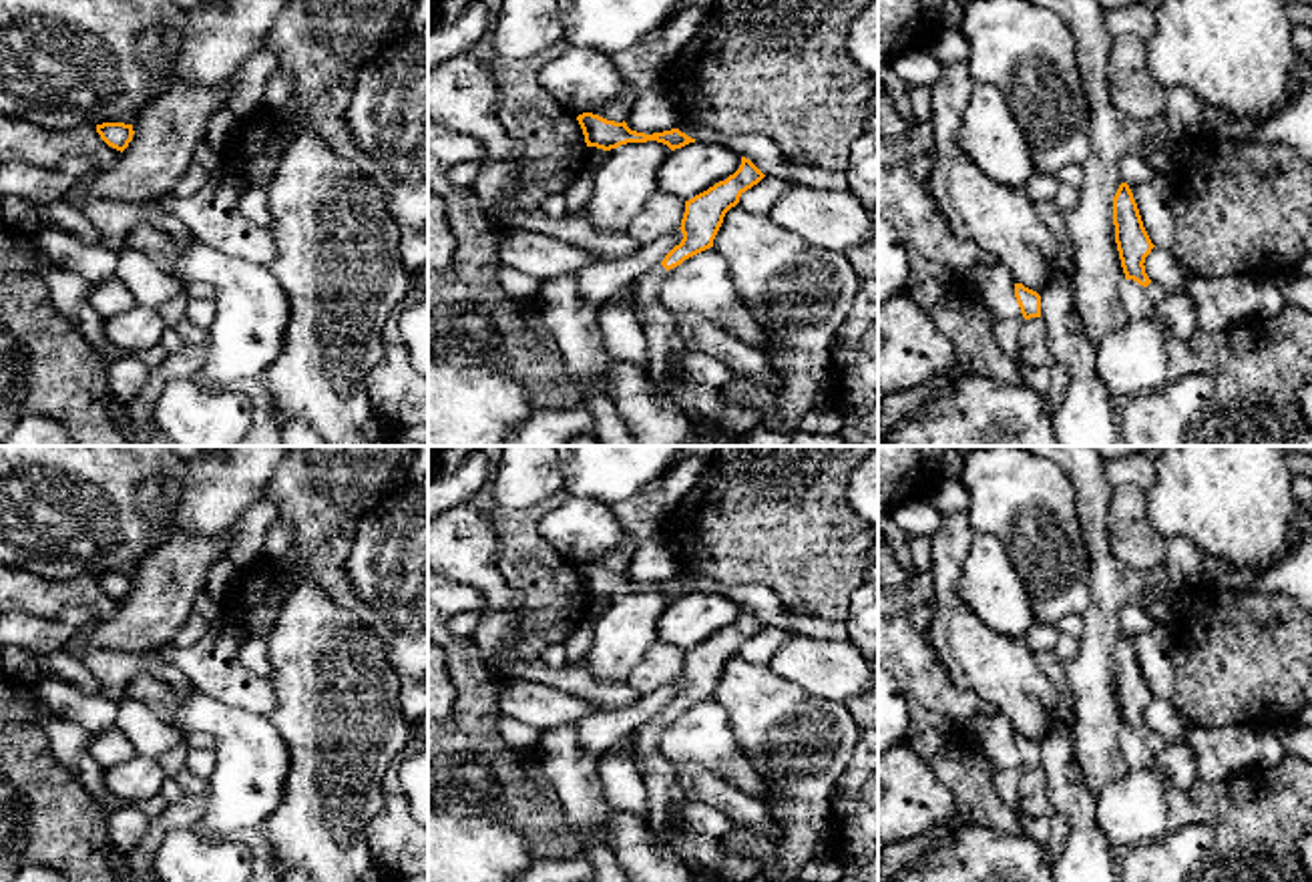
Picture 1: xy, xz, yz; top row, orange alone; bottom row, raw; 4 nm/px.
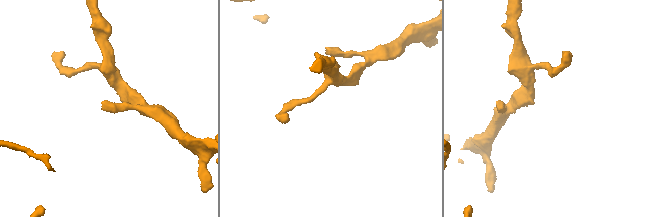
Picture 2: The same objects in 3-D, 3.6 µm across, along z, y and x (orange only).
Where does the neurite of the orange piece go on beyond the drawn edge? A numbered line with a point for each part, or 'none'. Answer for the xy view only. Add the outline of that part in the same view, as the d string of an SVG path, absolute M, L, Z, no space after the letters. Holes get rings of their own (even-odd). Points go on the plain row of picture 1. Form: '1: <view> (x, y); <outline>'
none

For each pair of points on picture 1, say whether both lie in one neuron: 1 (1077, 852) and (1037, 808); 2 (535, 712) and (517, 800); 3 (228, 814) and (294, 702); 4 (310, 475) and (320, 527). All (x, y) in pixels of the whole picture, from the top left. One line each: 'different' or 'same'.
1: different
2: different
3: different
4: same

